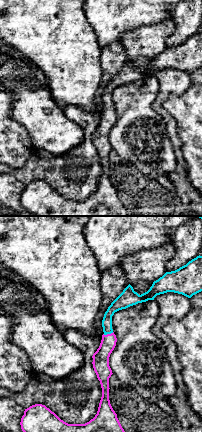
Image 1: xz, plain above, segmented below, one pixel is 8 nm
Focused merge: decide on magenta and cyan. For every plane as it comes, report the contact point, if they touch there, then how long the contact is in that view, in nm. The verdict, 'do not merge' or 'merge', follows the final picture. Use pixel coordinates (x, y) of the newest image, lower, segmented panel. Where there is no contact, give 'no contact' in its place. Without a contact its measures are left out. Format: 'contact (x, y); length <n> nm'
contact (108, 334); length 90 nm

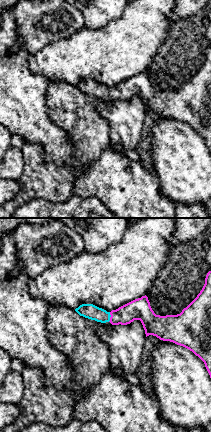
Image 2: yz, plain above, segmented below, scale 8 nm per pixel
contact (110, 317); length 80 nm

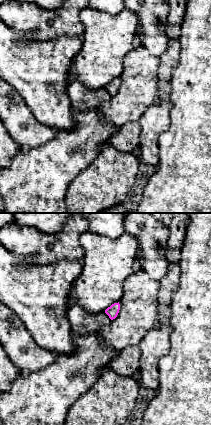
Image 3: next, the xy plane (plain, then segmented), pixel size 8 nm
no contact

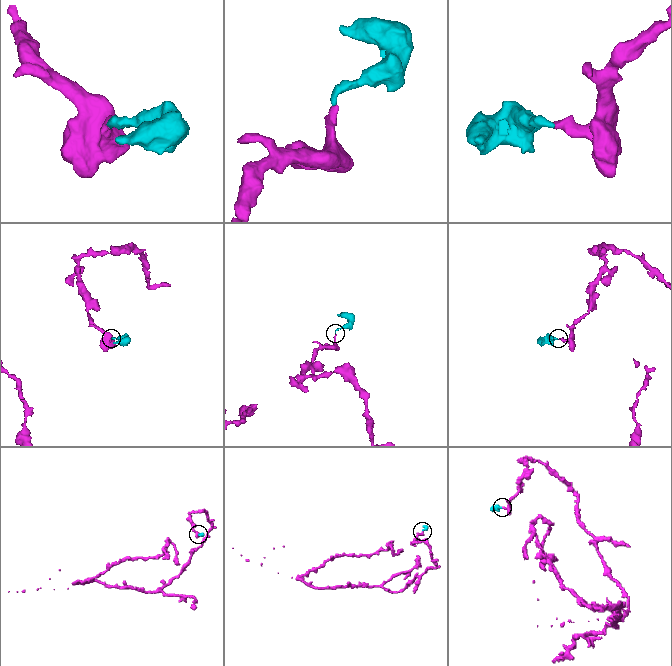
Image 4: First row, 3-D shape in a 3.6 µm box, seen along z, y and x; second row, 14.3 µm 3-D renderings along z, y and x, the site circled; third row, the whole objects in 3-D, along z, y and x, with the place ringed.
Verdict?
merge

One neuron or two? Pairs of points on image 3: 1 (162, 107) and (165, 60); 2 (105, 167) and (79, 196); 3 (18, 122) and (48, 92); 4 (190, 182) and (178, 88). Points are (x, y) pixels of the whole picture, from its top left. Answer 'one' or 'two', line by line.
1: one
2: one
3: two
4: one

